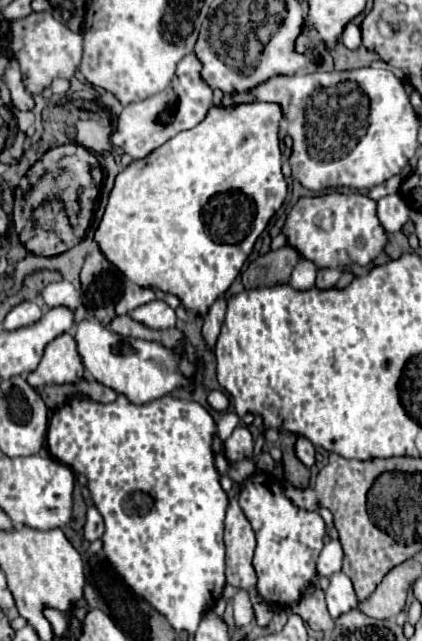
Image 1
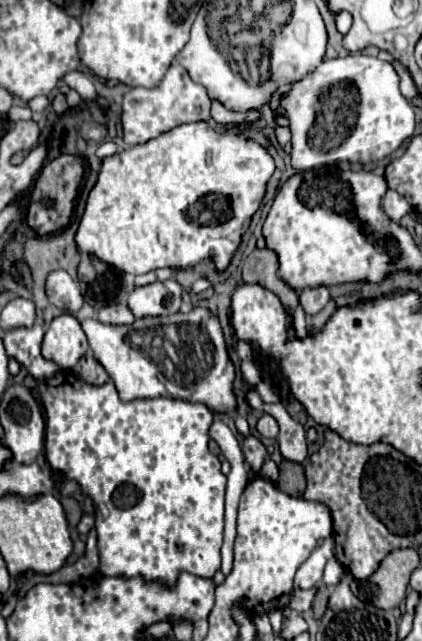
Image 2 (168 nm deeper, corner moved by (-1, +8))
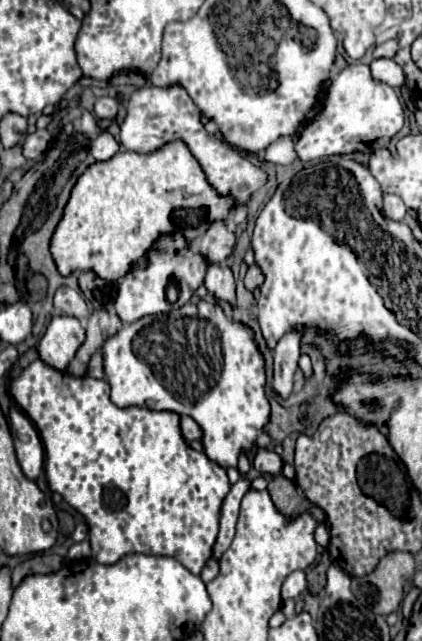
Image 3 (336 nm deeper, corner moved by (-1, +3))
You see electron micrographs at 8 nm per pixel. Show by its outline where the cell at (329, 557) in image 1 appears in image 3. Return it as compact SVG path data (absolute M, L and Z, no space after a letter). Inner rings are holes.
M294 571L282 583L282 599L294 599L306 589L306 575L302 571Z

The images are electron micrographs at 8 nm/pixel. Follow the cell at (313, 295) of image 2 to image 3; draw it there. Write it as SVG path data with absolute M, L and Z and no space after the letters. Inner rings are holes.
M286 333L274 347L274 379L272 387L282 397L288 399L292 393L294 375L298 371L300 357L300 337L302 333Z

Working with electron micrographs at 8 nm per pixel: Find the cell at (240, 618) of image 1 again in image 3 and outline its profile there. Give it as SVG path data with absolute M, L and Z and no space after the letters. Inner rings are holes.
M186 415L180 417L180 431L184 435L184 441L188 441L188 443L190 441L200 441L200 437L202 437L202 431L200 431L198 423L192 417L186 417Z

